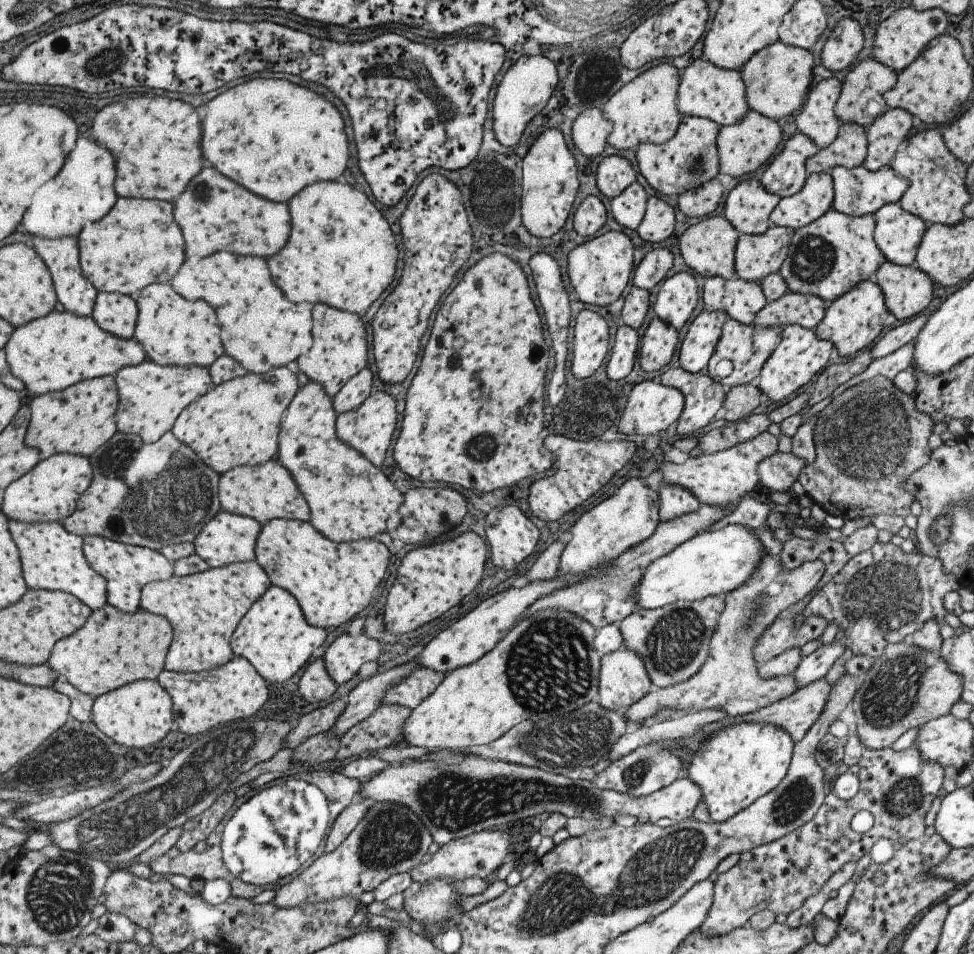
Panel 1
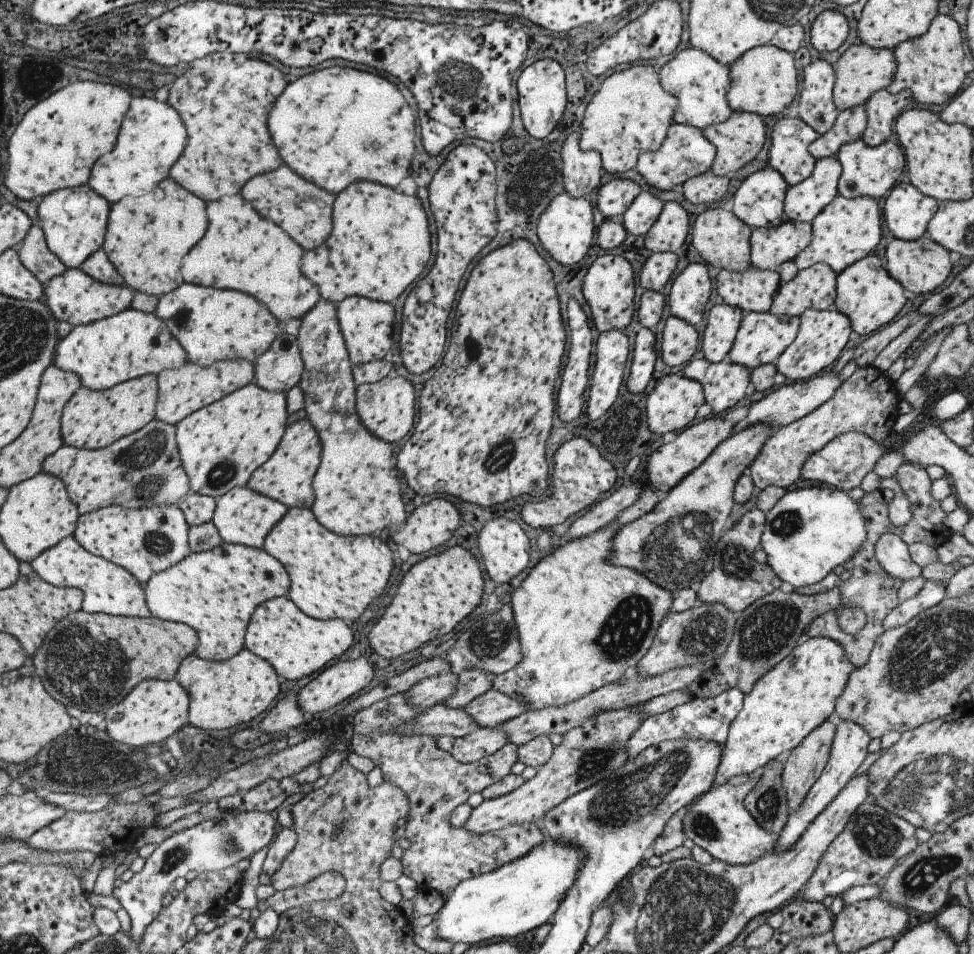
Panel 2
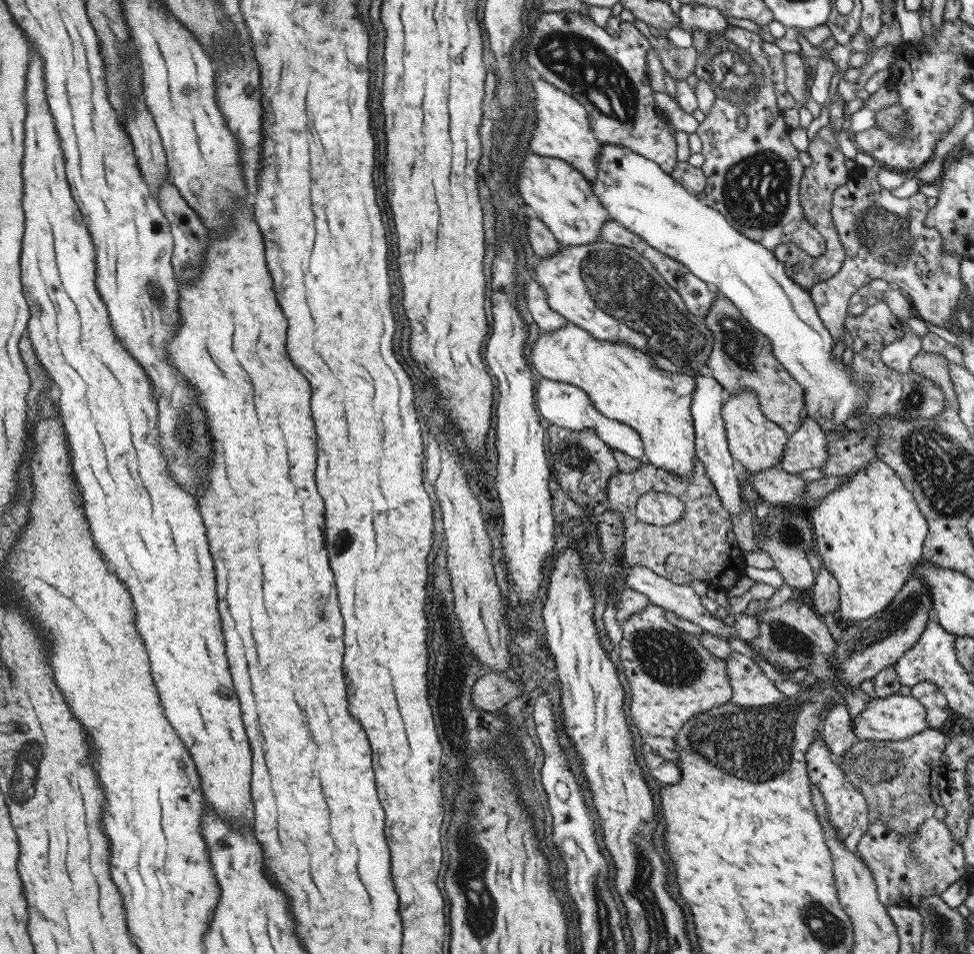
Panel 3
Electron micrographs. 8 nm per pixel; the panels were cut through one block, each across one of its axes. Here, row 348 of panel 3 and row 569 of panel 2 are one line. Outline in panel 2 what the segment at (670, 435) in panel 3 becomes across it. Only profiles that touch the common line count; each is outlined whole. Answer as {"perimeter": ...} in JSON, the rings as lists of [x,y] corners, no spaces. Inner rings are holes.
{"perimeter":[[[617,522],[608,524],[604,528],[600,528],[598,532],[594,534],[588,534],[580,540],[570,540],[564,546],[560,546],[557,550],[551,550],[546,553],[546,557],[543,558],[532,570],[530,574],[524,578],[520,587],[512,593],[512,600],[510,606],[512,608],[514,622],[516,624],[518,633],[518,642],[520,642],[520,652],[522,652],[522,660],[518,662],[517,666],[514,666],[508,672],[496,675],[494,678],[493,688],[496,688],[499,692],[510,696],[510,698],[516,698],[520,702],[524,702],[530,711],[538,710],[550,706],[566,706],[578,698],[583,698],[586,694],[595,692],[599,690],[602,686],[616,682],[620,678],[624,677],[624,672],[628,668],[634,668],[638,665],[638,662],[648,653],[654,638],[656,637],[656,632],[658,631],[658,626],[660,622],[667,616],[672,608],[672,596],[668,590],[656,586],[654,582],[650,582],[644,574],[632,570],[632,568],[626,568],[624,566],[612,566],[608,564],[606,560],[610,558],[612,554],[612,538],[614,534],[617,534],[620,525]]]}

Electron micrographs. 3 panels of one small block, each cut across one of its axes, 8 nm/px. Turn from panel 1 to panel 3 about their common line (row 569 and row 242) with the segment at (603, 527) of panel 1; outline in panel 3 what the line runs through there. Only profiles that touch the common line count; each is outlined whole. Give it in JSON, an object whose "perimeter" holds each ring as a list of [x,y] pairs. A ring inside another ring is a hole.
{"perimeter":[[[528,150],[522,158],[517,179],[518,191],[525,205],[532,208],[534,215],[554,234],[561,247],[599,242],[603,226],[611,217],[594,195],[587,178],[560,158],[538,156],[532,150]]]}

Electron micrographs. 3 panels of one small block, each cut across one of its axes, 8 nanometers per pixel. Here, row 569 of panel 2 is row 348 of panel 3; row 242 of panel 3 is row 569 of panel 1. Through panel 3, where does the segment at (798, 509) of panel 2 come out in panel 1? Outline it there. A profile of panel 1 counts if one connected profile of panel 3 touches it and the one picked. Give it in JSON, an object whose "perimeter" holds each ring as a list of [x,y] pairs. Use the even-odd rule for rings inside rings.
{"perimeter":[[[729,525],[722,530],[699,533],[672,552],[656,558],[636,586],[639,609],[652,610],[675,601],[700,601],[708,596],[726,595],[742,586],[760,566],[764,546],[754,530]]]}

